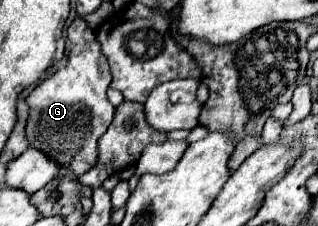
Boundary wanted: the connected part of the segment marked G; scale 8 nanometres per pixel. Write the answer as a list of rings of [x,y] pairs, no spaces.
[[[76,18],[68,28],[68,40],[68,64],[42,80],[26,98],[26,104],[30,106],[26,138],[32,148],[76,172],[76,176],[82,176],[92,164],[96,164],[96,144],[114,118],[114,106],[106,98],[110,68],[94,32],[84,20]]]

